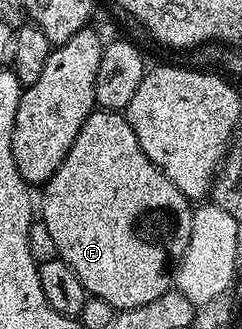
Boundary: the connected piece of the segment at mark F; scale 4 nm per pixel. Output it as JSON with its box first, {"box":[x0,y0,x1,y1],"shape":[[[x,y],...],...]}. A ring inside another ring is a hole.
{"box":[40,112,194,311],"shape":[[[121,112],[91,113],[84,127],[80,127],[80,135],[76,135],[68,155],[64,155],[64,163],[56,167],[41,193],[40,220],[56,243],[57,260],[68,263],[68,267],[76,271],[89,296],[104,299],[104,303],[121,311],[144,307],[144,303],[160,299],[160,295],[171,288],[172,262],[186,252],[192,235],[194,209],[190,198],[179,191],[176,183],[172,183],[148,155],[144,155],[136,131],[132,131]]]}

